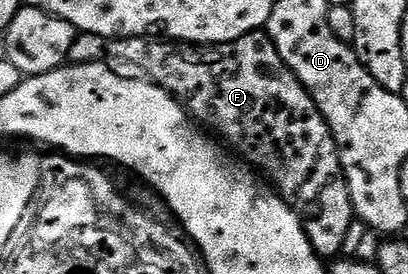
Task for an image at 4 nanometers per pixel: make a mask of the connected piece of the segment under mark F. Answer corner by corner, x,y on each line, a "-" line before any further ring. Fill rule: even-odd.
259,30
244,34
244,38
236,38
227,44
205,46
175,42
169,38
154,39
133,36
127,40
106,40
102,36
83,32
72,42
69,63
96,64
105,60
119,60
122,64
139,68
142,71
139,73
145,79
159,84
164,91
170,93
199,125
207,129
215,128
219,132
217,135
247,165
253,166
263,177
268,178
278,195
300,218
308,242
318,256
341,257
342,247
350,236
350,227
356,224
356,217
352,198
348,194
346,175
340,166
338,147
324,114
320,114
310,91
298,81
292,70
288,70
272,38
265,31

